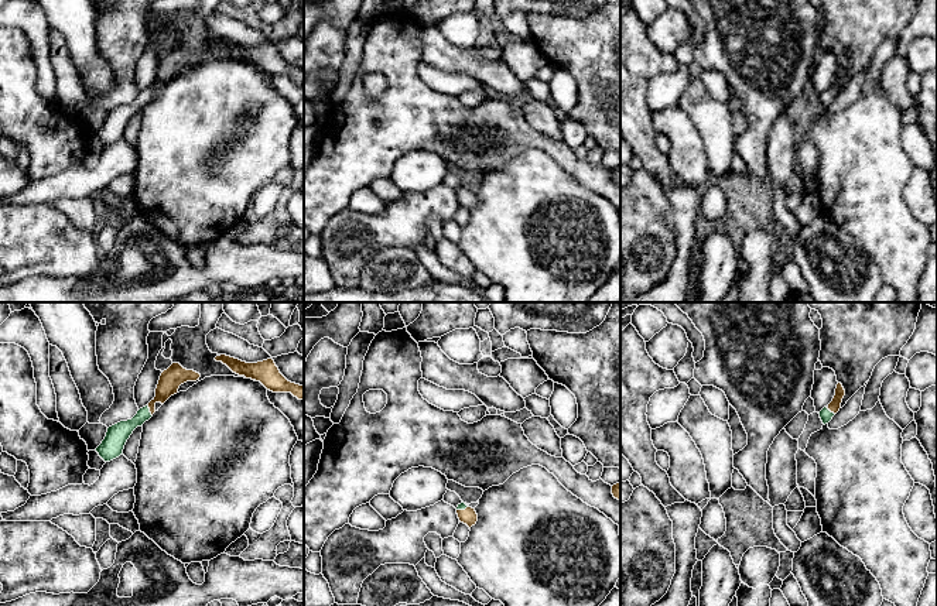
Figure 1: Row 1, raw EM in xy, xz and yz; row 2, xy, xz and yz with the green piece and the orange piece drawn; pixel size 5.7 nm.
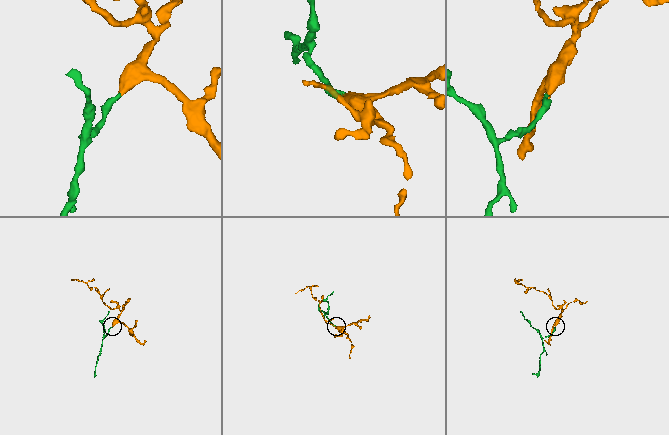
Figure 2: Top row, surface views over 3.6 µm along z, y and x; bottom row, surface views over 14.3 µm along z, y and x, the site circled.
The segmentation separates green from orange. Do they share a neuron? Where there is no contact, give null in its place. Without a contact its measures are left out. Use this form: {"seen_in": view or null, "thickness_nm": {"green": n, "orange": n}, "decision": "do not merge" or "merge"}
{"seen_in": "xy", "thickness_nm": {"green": 130, "orange": 130}, "decision": "merge"}

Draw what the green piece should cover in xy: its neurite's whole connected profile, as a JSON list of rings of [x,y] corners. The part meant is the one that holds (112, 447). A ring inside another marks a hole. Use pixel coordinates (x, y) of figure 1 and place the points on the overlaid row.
[[[172,363],[160,376],[155,397],[137,414],[127,421],[120,421],[107,428],[102,444],[95,449],[105,462],[110,462],[123,455],[124,445],[133,431],[148,421],[155,412],[155,404],[164,404],[171,396],[178,393],[181,384],[199,380],[201,374],[194,370],[184,369],[179,363]]]

